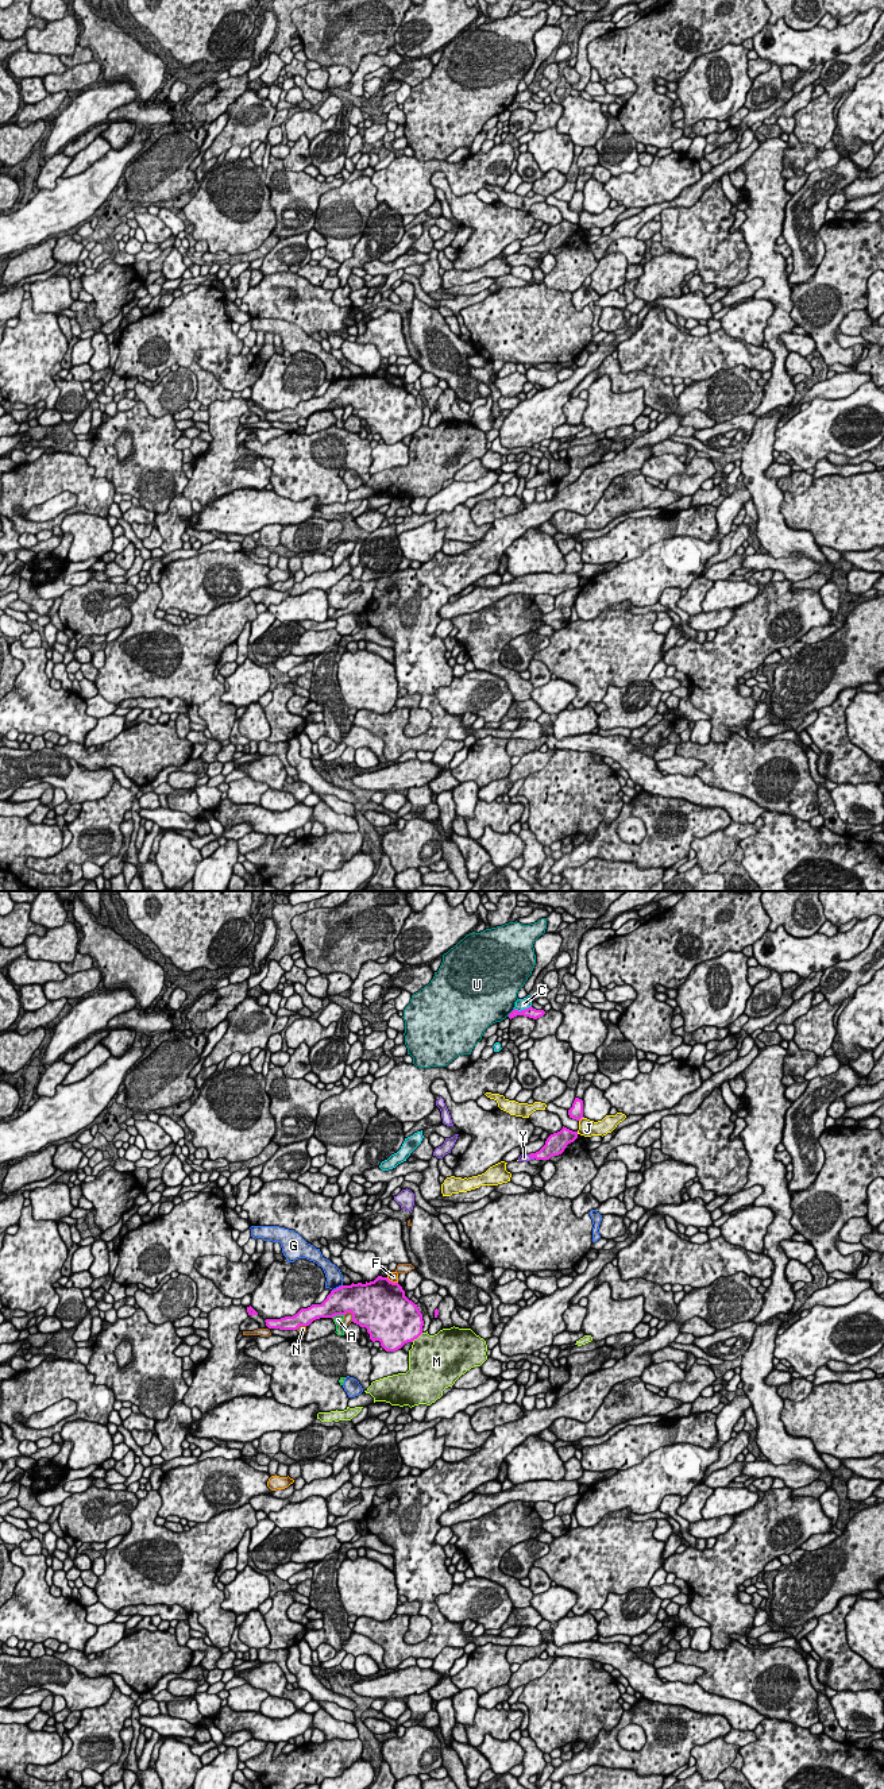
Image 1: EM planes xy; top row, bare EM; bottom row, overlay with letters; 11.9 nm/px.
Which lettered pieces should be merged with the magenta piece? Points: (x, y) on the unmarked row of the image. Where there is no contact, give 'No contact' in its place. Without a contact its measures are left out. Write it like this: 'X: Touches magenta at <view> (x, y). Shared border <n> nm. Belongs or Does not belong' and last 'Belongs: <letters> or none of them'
A: Touches magenta at xy (338, 407). Shared border 150 nm. Does not belong
C: Touches magenta at xy (522, 103). Shared border 220 nm. Does not belong
F: Touches magenta at xy (392, 374). Shared border 160 nm. Does not belong
G: Touches magenta at xy (336, 381). Shared border 150 nm. Does not belong
J: Touches magenta at xy (581, 211). Shared border 80 nm. Does not belong
M: Touches magenta at xy (417, 430). Shared border 180 nm. Does not belong
N: Touches magenta at xy (352, 408). Shared border 140 nm. Does not belong
U: Touches magenta at xy (510, 105). Shared border 130 nm. Does not belong
Y: Touches magenta at xy (531, 250). Shared border 100 nm. Belongs
Belongs: Y

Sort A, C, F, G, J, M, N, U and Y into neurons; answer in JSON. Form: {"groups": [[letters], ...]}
{"groups": [["A"], ["C"], ["F"], ["G"], ["J", "N"], ["M"], ["U"], ["Y"]]}

